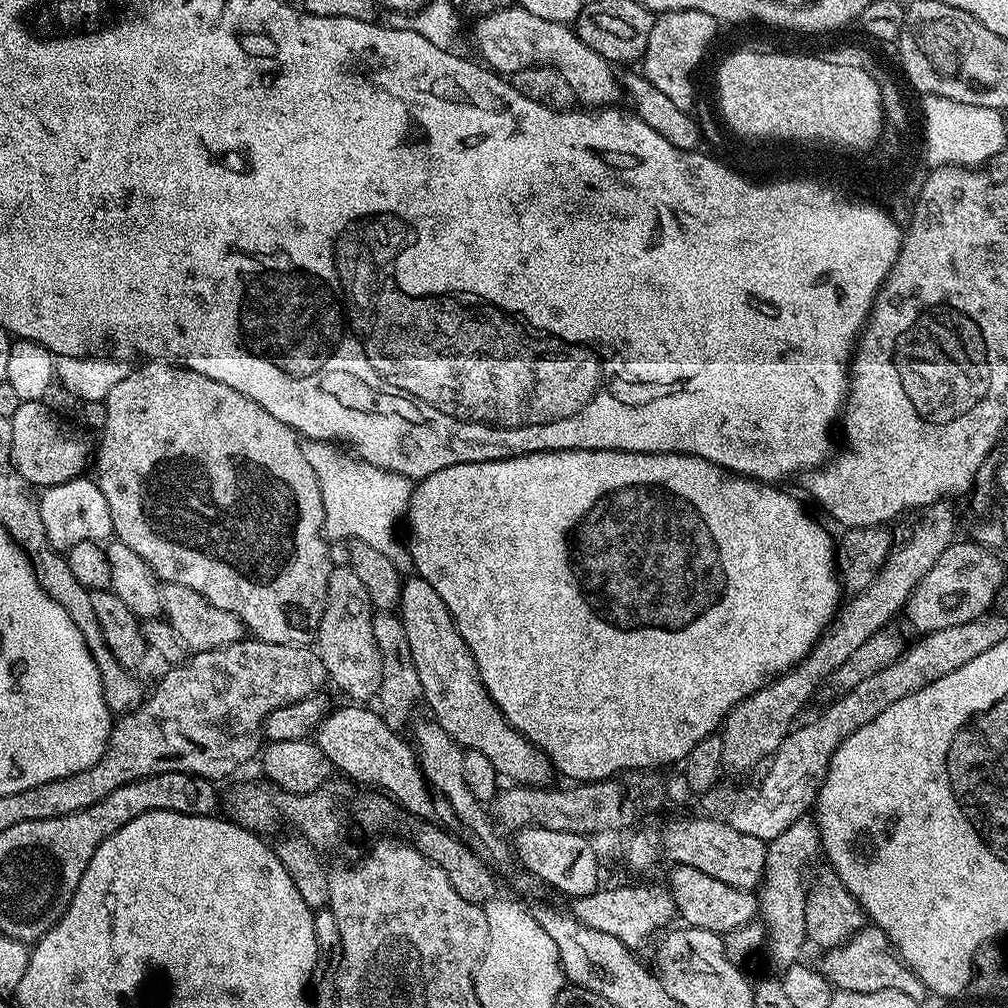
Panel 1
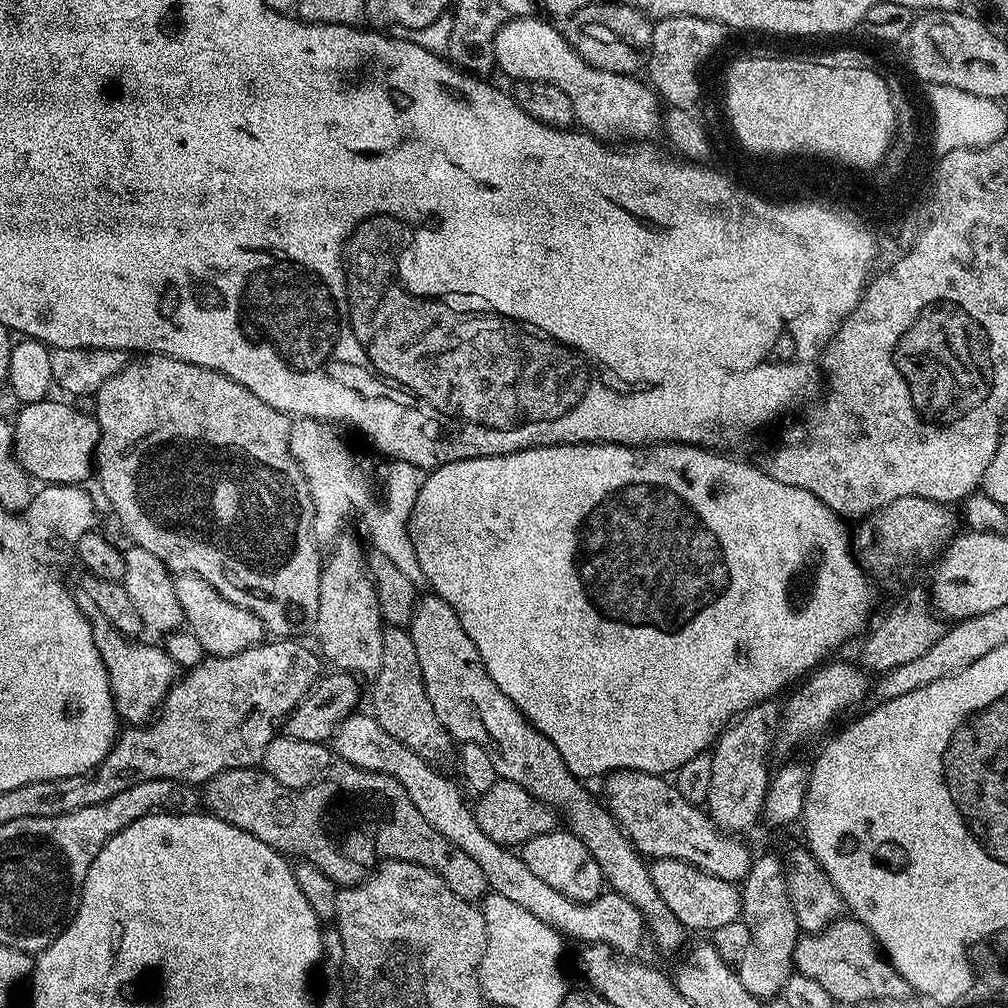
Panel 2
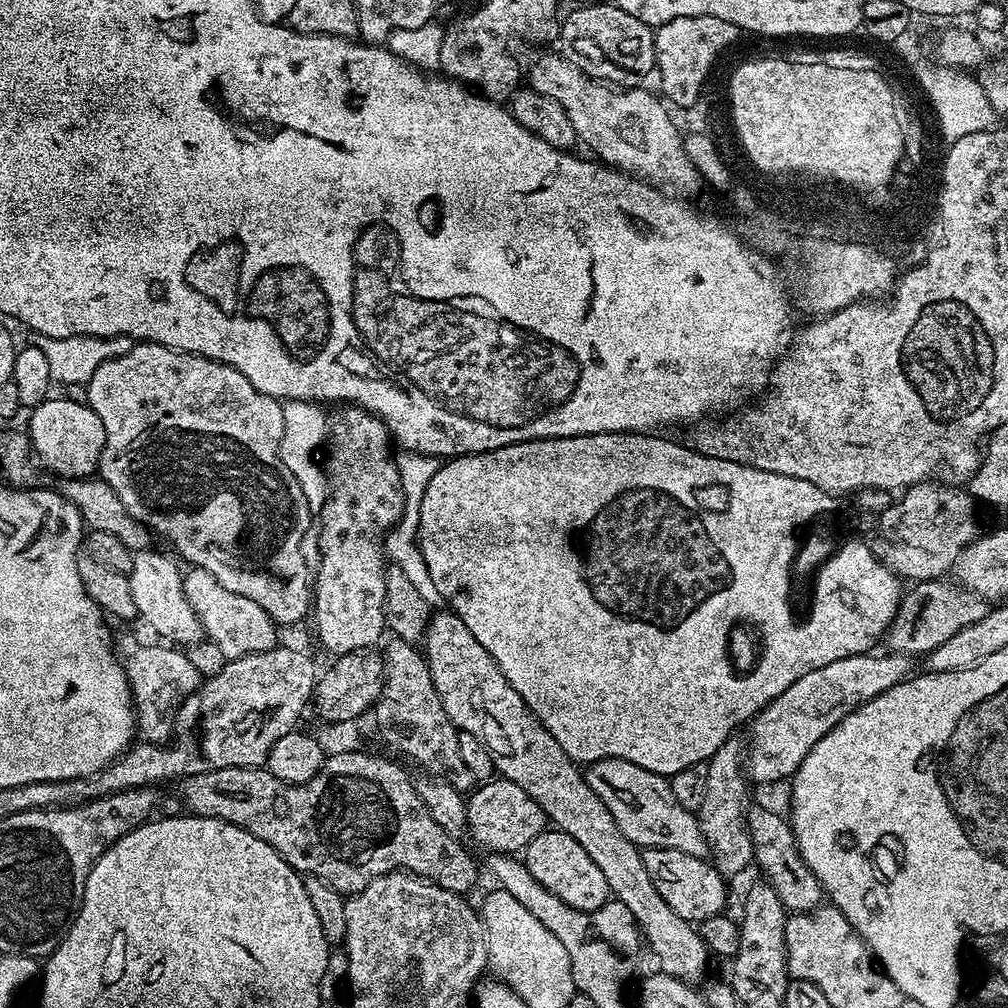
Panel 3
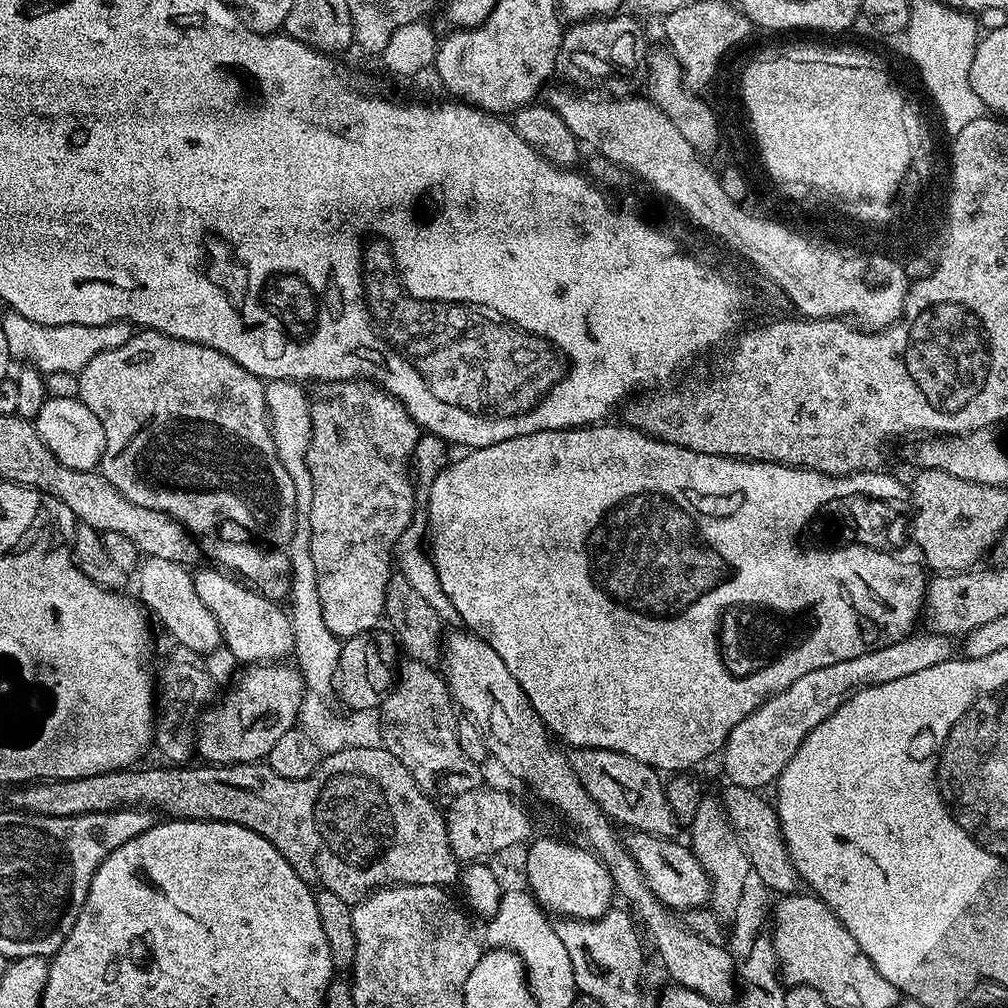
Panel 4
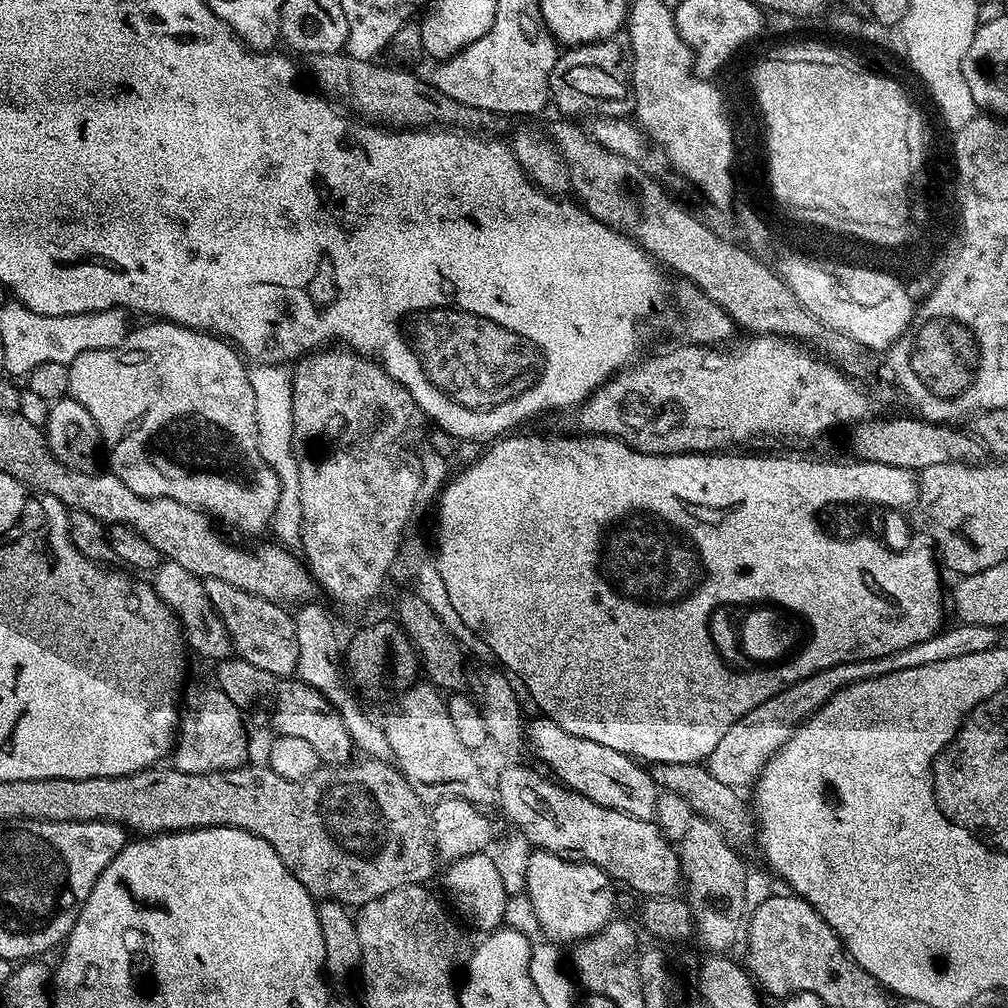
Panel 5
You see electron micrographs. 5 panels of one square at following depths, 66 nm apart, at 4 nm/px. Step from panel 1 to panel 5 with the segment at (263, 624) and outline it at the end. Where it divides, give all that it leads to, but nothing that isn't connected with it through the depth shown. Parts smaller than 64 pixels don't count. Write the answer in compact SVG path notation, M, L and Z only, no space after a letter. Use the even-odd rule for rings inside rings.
M144 323L148 324L129 331L123 348L86 350L86 354L78 354L68 365L67 395L81 403L97 424L103 451L108 451L107 467L113 476L126 482L134 494L170 498L208 513L244 536L267 533L278 506L280 479L270 470L258 446L249 365L229 341L213 333L199 332L181 324Z

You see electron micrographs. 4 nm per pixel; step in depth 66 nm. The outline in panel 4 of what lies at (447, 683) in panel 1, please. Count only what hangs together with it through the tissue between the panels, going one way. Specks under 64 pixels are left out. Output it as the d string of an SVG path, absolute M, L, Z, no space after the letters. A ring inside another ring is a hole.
M467 630L449 631L444 641L442 653L442 675L448 681L448 693L452 695L457 709L466 714L467 719L474 721L480 727L480 731L483 732L484 739L488 741L491 759L493 761L496 759L514 779L521 780L538 799L545 800L552 808L557 808L584 835L585 841L583 840L583 843L606 866L612 879L615 895L619 899L621 896L629 904L627 907L630 909L631 915L639 921L645 933L648 931L652 935L652 940L656 943L656 952L660 955L660 960L664 963L669 978L672 979L669 981L673 985L689 988L702 994L702 998L706 998L713 1006L720 1006L726 1002L728 1004L736 1000L738 984L734 977L738 972L737 961L732 959L724 944L706 942L706 938L694 934L688 929L687 924L681 922L677 917L676 921L672 917L675 916L673 909L667 908L649 890L646 886L646 880L642 878L642 872L638 870L638 862L634 862L627 843L622 839L622 836L620 840L619 834L616 833L618 830L614 821L601 810L598 802L594 802L594 798L590 798L590 794L586 794L586 786L582 786L582 782L578 782L578 774L574 774L565 749L554 743L548 727L544 725L542 718L534 710L534 706L530 706L530 698L522 690L522 686L518 686L518 678L514 678L514 674L510 674L510 669L506 667L506 662L502 662L502 658L498 658L494 646L490 646L479 636Z

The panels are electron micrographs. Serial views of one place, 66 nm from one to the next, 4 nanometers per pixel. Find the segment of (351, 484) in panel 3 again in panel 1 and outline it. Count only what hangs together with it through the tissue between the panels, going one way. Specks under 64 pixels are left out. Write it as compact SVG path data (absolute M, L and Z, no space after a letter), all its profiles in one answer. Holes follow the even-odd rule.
M347 566L333 567L328 579L326 610L322 614L322 622L314 637L314 651L320 655L325 677L331 683L333 680L349 696L347 699L352 702L375 701L379 697L382 686L382 658L378 654L378 642L374 642L373 611L370 594L366 594L366 586L362 586L358 574L354 574L354 570Z

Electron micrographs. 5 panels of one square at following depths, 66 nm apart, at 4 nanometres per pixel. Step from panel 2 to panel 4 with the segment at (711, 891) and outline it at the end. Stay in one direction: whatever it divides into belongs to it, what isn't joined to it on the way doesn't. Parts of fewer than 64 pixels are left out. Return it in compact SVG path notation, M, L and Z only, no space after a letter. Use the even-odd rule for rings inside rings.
M632 832L629 837L626 840L628 849L634 862L638 862L638 870L642 872L646 886L667 908L687 910L702 908L709 903L711 883L708 881L708 872L702 870L687 843L675 844L677 842L675 839L651 836L645 832Z

